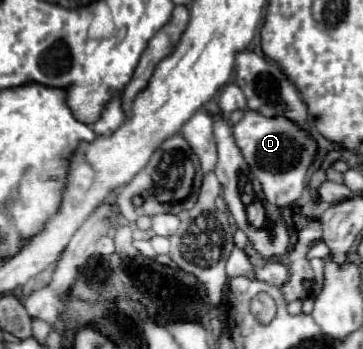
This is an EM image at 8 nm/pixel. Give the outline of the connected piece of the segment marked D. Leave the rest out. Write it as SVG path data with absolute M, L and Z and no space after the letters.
M247 110L243 120L233 126L233 138L251 172L261 182L269 204L289 206L301 196L303 182L307 180L307 170L315 154L315 142L307 132L299 132L299 128L295 128L295 124L287 124L287 120L267 120L265 116Z

